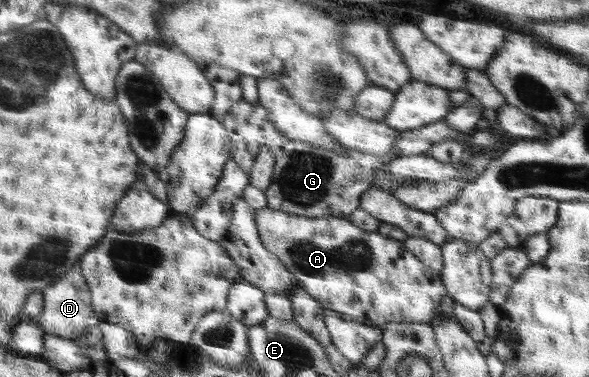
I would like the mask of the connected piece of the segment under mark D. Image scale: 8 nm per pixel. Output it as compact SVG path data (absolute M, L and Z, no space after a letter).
M78 268L66 272L60 280L44 289L42 295L43 311L37 322L44 333L75 340L86 336L92 328L98 328L103 323L93 309L93 293L89 289L89 283Z

